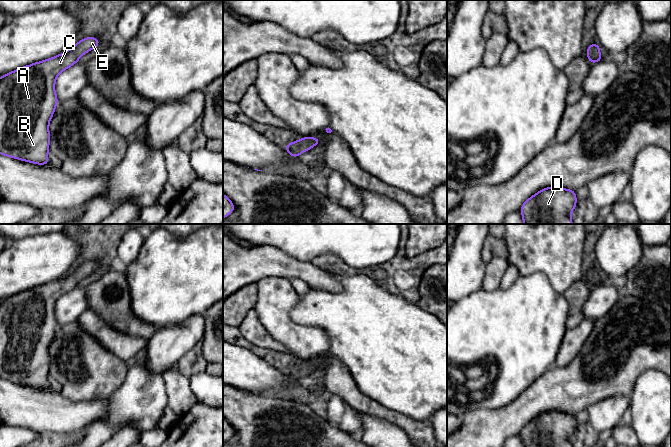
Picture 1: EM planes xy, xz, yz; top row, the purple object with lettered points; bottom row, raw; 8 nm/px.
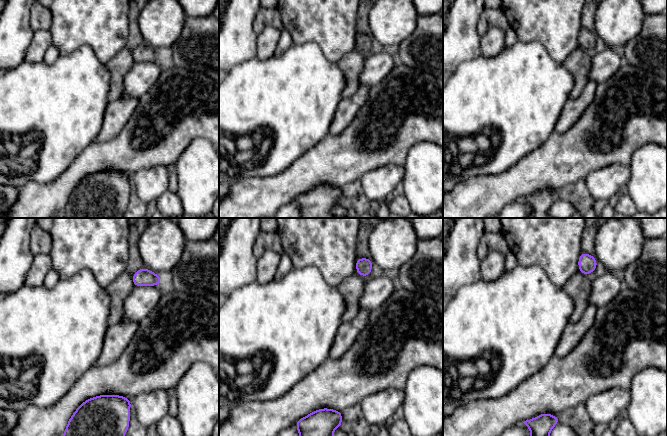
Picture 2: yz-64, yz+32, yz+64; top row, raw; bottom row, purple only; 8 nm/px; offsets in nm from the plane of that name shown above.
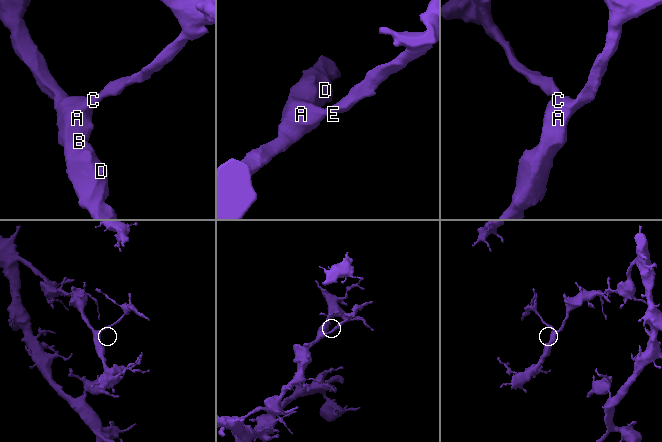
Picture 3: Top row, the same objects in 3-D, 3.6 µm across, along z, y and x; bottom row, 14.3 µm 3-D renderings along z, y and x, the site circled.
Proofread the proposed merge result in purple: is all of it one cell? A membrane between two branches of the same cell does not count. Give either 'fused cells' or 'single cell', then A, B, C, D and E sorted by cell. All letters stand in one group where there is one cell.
single cell | A B C D E

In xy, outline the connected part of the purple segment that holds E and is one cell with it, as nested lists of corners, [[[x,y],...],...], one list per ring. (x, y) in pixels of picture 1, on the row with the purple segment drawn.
[[[85,37],[59,55],[20,67],[0,77],[0,154],[33,164],[50,164],[49,123],[59,102],[55,92],[56,78],[99,44],[99,38]]]

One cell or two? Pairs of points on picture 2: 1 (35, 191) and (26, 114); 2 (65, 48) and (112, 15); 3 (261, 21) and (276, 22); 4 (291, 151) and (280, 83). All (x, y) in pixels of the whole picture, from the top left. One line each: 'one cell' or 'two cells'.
1: two cells
2: one cell
3: one cell
4: one cell

